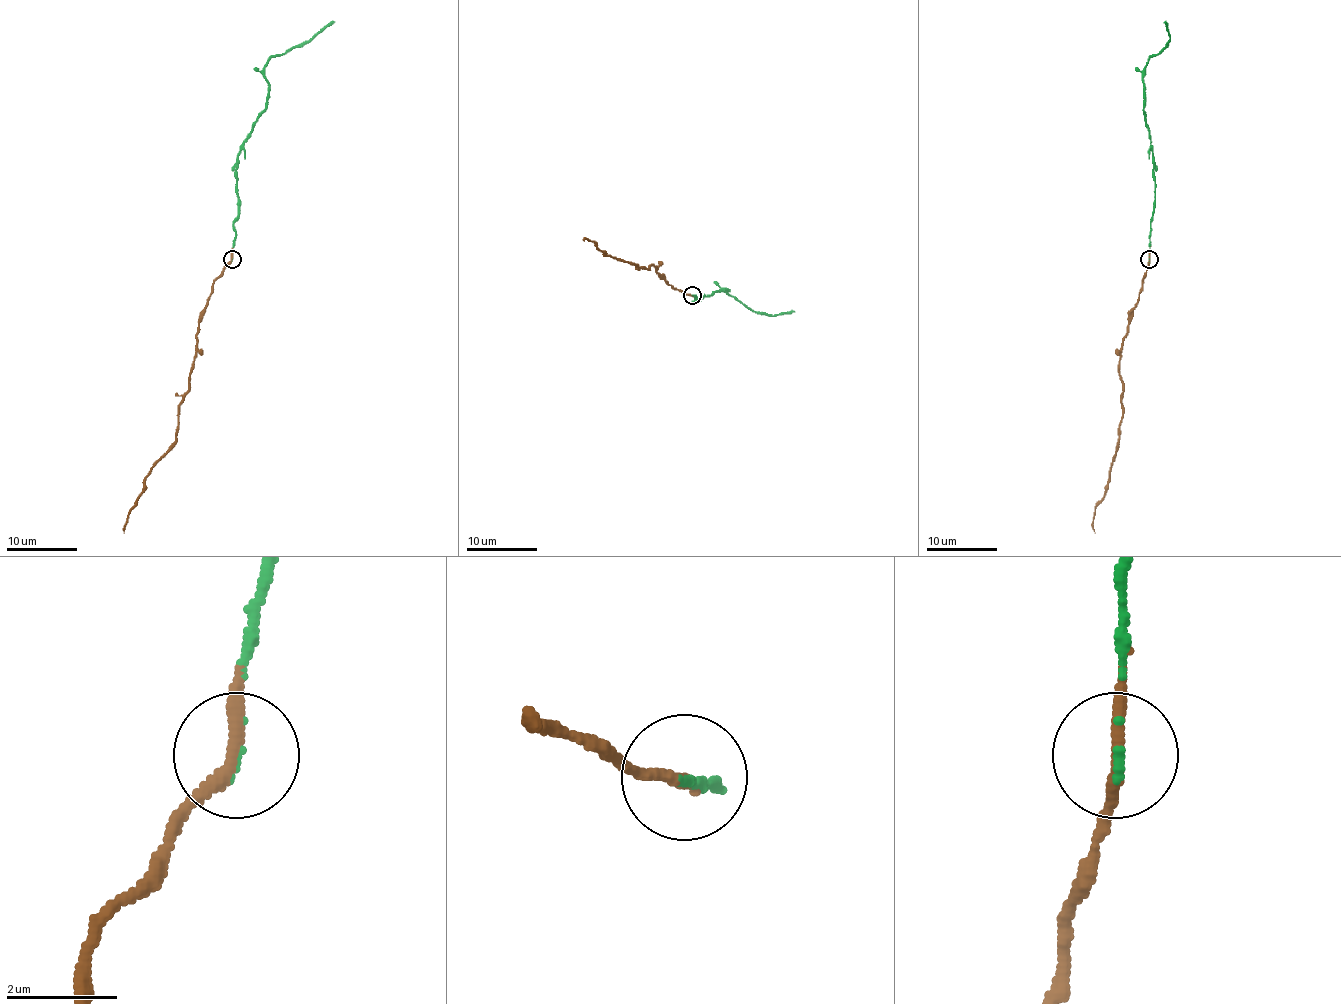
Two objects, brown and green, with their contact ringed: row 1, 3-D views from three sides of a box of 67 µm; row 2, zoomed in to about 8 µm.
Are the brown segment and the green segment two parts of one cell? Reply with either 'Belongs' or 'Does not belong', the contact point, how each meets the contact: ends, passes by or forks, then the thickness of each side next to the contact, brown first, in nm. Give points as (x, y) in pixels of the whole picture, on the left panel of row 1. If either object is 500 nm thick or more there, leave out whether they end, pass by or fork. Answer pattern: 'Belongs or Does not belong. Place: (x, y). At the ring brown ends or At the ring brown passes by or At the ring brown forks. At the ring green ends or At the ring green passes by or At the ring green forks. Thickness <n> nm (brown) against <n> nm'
Belongs. Place: (232, 259). At the ring brown passes by. At the ring green ends. Thickness 240 nm (brown) against 70 nm

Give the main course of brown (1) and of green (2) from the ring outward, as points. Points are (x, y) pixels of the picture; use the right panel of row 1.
1: (1148, 259), (1141, 292), (1132, 310), (1129, 331), (1123, 337), (1118, 443), (1108, 489), (1093, 515), (1095, 533)
2: (1148, 259), (1150, 220), (1153, 215), (1153, 154), (1143, 108), (1143, 80), (1150, 57), (1169, 41), (1164, 22)

